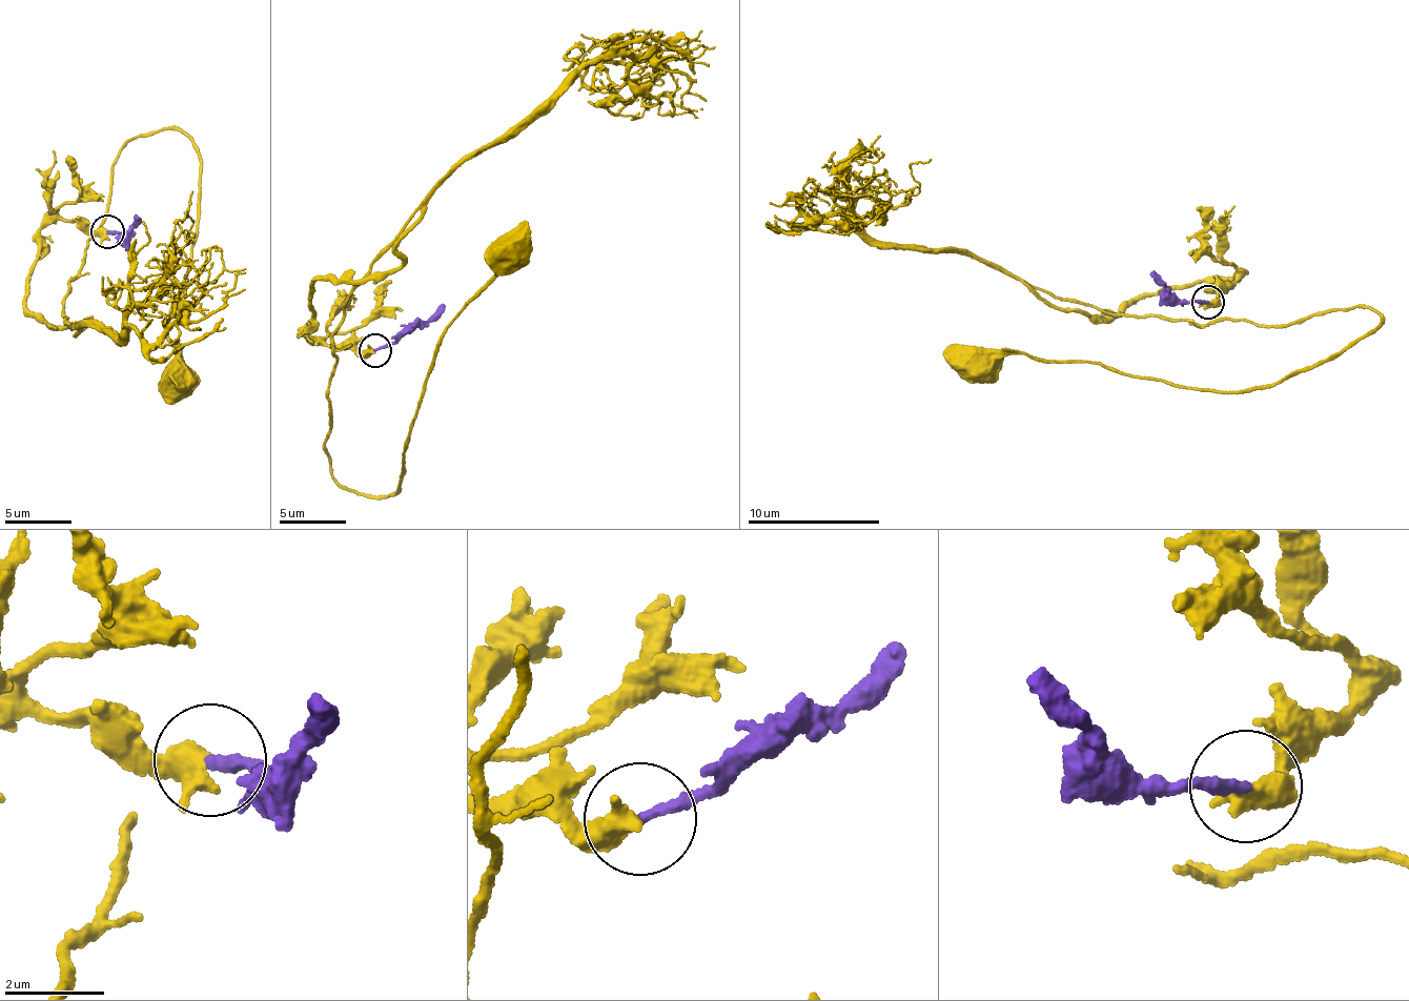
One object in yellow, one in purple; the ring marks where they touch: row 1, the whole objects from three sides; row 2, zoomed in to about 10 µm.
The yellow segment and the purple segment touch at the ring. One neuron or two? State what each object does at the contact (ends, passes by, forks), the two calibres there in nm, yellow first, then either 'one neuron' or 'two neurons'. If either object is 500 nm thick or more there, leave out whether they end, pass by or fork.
calibres 550 and 220 nm; one neuron

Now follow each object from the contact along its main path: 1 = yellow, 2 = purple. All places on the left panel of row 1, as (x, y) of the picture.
1: (107, 229), (41, 232), (31, 312), (66, 319), (133, 139), (191, 138), (190, 267), (161, 321), (181, 374)
2: (106, 231), (122, 236), (138, 216)

